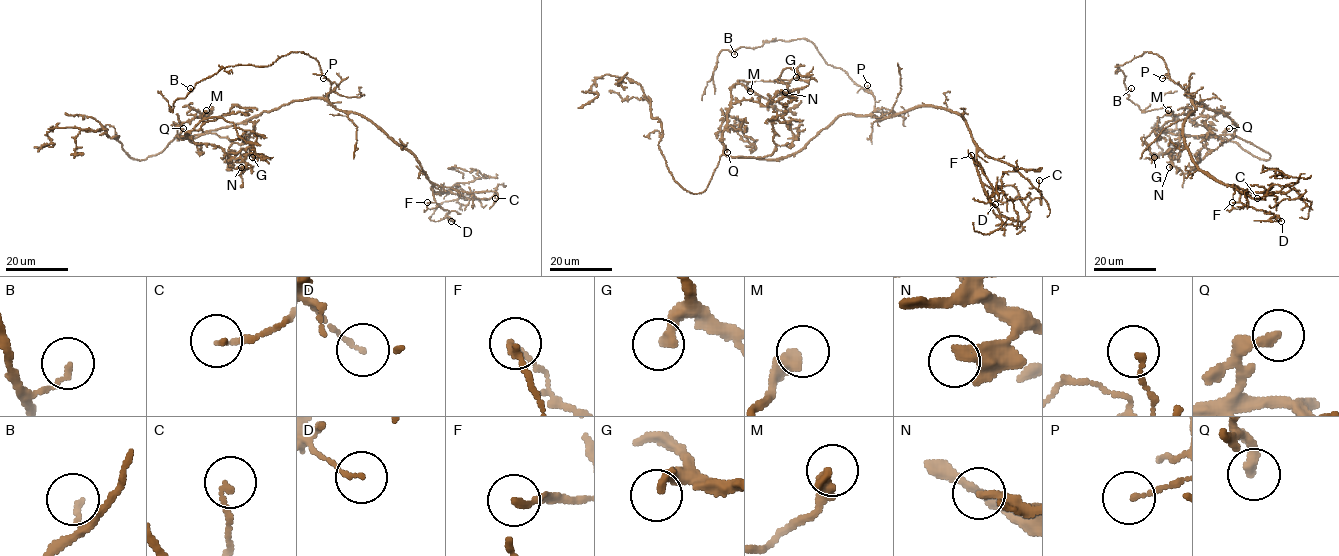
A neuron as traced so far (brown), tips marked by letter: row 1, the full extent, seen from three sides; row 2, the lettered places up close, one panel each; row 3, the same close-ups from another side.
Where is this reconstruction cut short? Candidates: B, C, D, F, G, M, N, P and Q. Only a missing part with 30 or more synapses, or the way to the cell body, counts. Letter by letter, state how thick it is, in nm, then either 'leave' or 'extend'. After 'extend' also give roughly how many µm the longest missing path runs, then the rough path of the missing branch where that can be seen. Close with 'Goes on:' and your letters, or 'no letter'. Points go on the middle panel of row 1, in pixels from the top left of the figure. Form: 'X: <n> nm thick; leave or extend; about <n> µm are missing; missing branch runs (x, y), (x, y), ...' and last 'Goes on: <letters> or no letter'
B: 140 nm thick; leave
C: 170 nm thick; leave
D: 130 nm thick; leave
F: 120 nm thick; leave
G: 320 nm thick; leave
M: 380 nm thick; leave
N: 320 nm thick; leave
P: 150 nm thick; leave
Q: 320 nm thick; leave
Goes on: no letter

